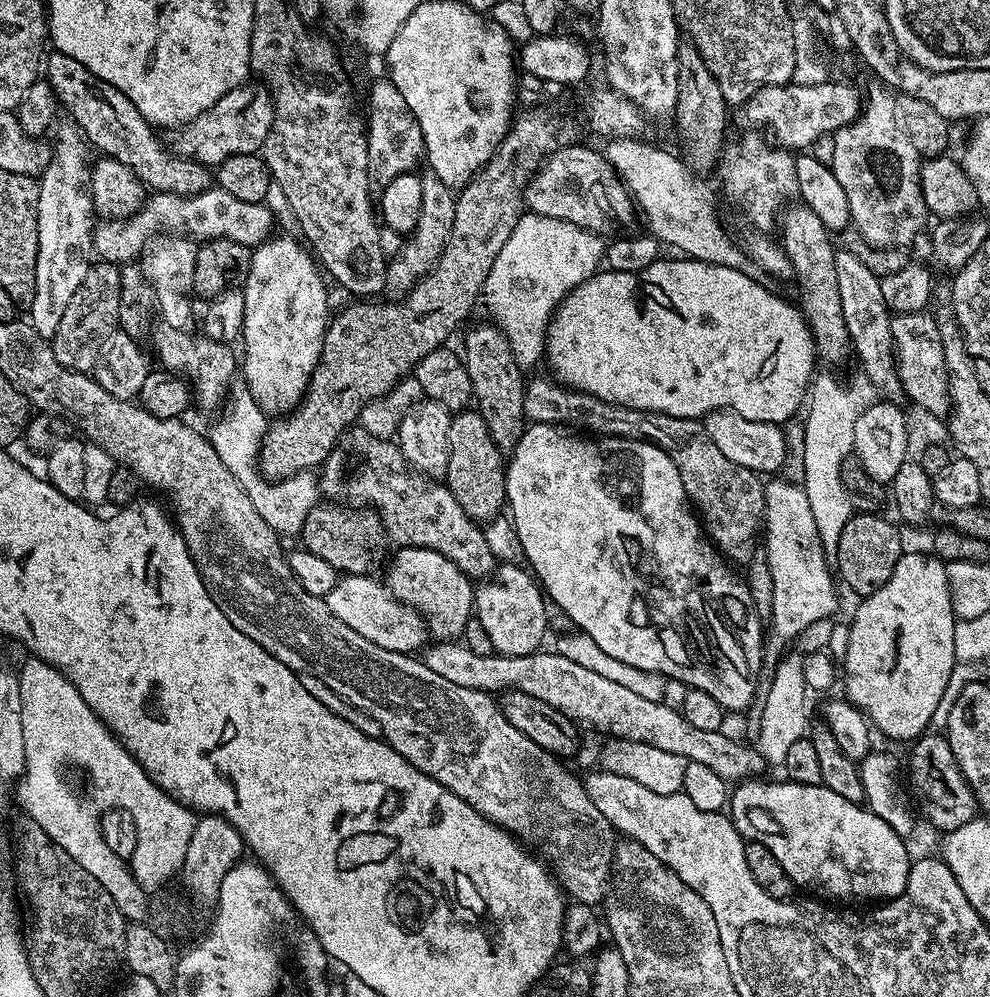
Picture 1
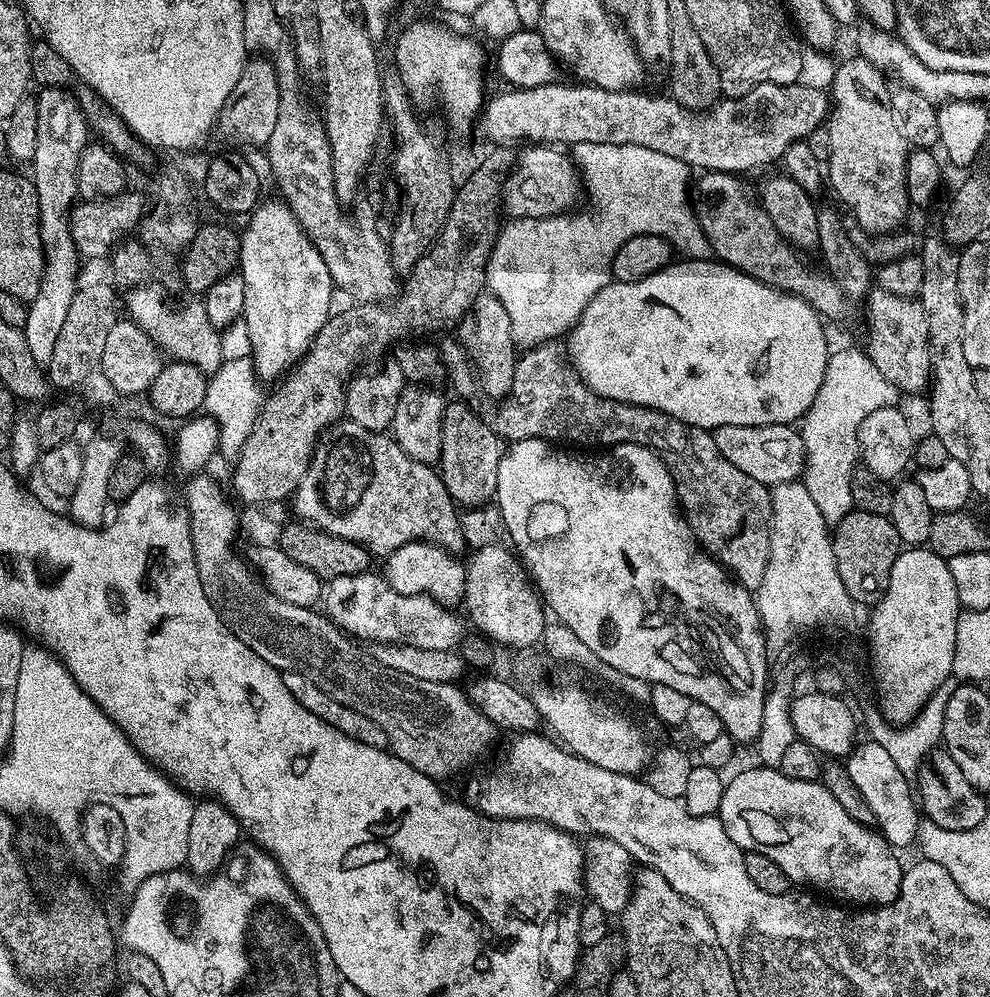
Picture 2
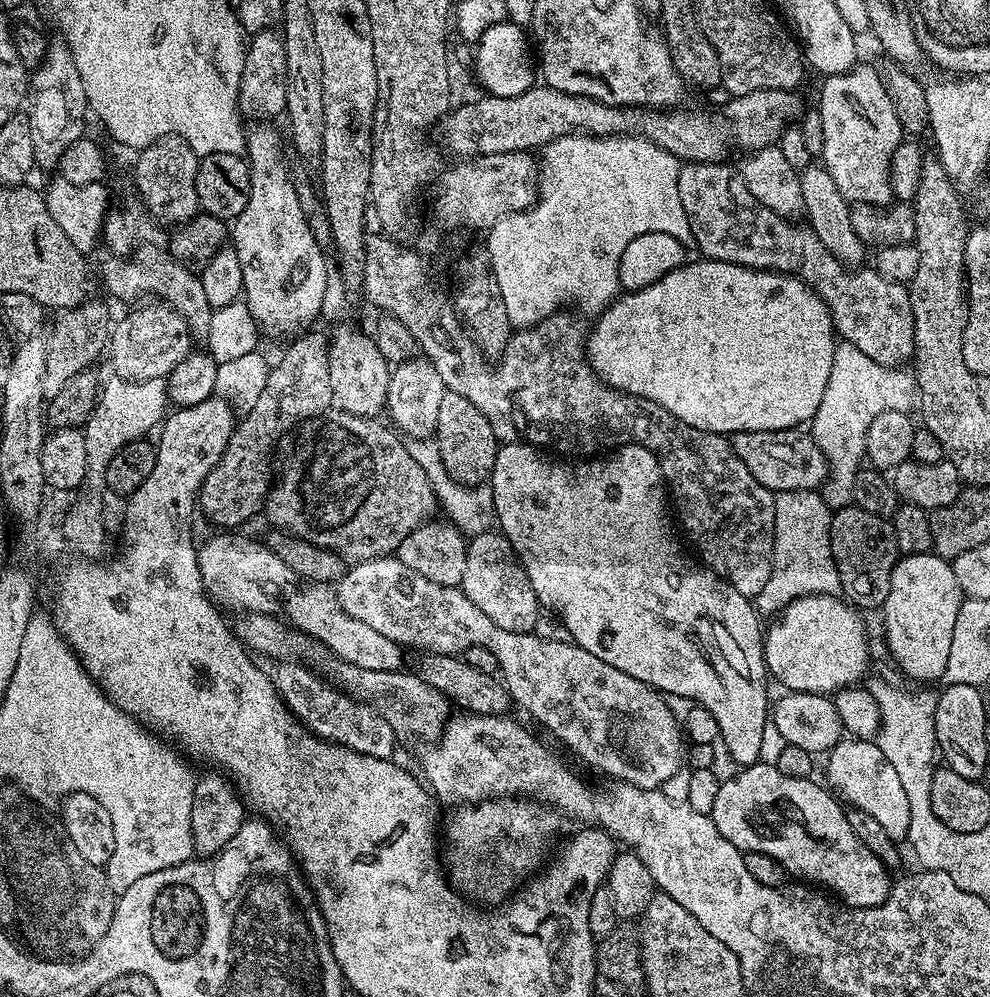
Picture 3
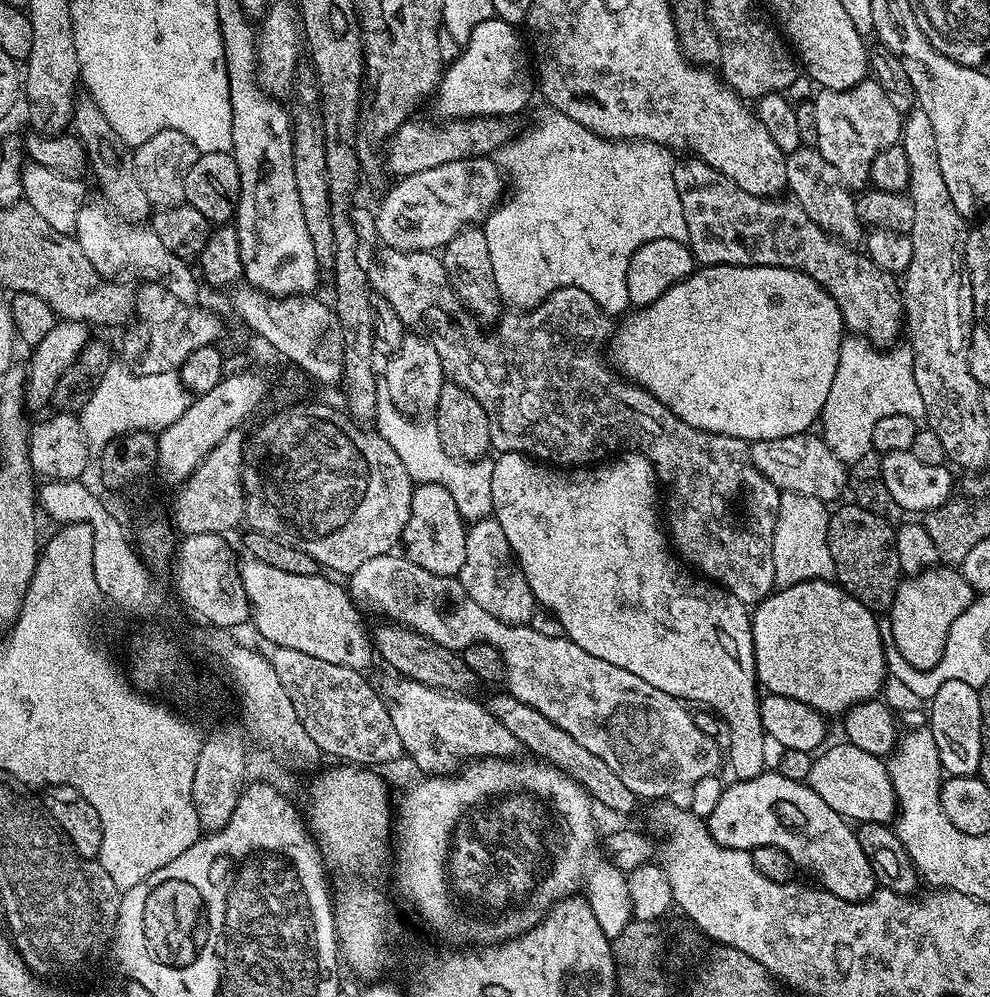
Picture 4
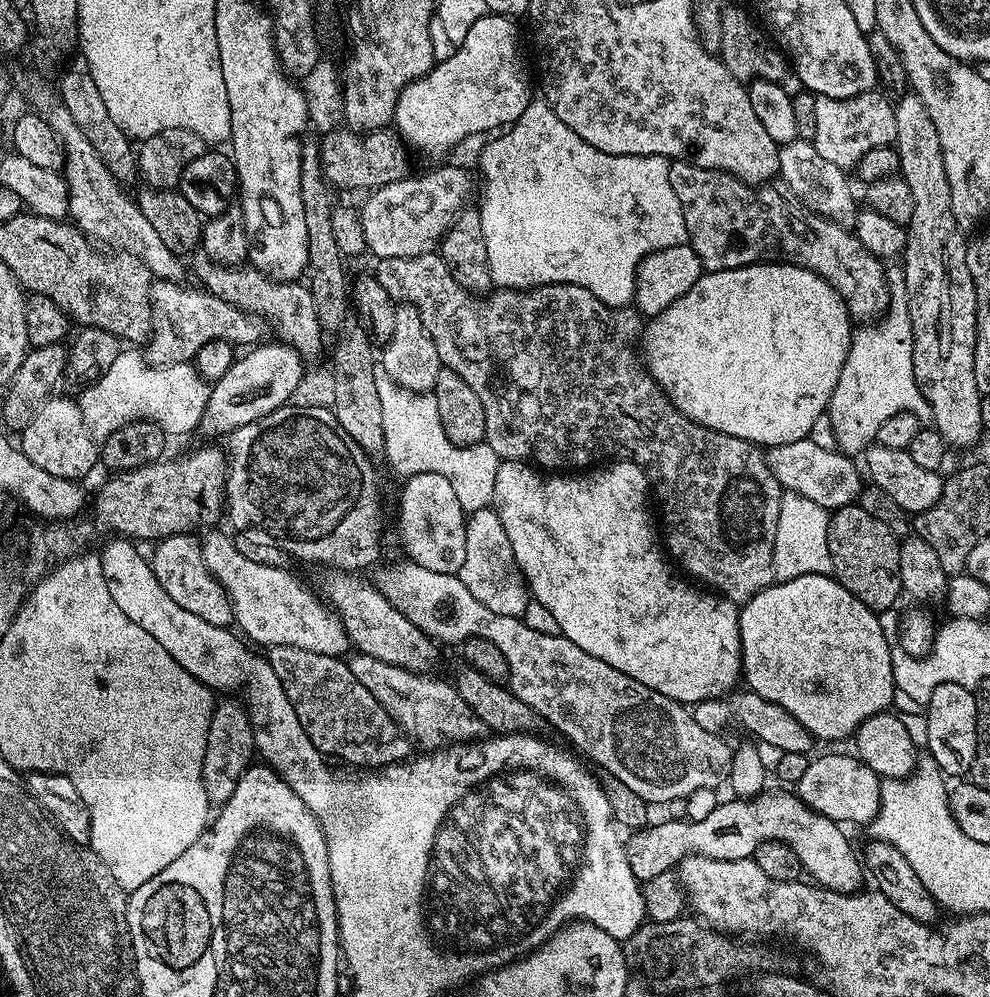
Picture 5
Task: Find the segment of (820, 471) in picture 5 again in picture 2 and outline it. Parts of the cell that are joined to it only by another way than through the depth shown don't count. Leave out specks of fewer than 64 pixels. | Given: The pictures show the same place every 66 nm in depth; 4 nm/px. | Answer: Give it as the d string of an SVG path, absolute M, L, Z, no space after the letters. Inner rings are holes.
M791 424L770 426L722 426L712 432L714 446L718 446L722 458L726 458L742 474L754 478L754 482L766 485L800 480L804 475L805 451L801 433Z

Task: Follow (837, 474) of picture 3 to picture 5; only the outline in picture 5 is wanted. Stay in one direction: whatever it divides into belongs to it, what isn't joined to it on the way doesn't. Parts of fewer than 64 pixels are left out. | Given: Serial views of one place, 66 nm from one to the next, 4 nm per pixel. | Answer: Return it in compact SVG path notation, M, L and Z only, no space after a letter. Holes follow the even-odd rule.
M900 266L892 267L887 269L892 301L878 322L865 323L853 331L852 345L846 354L842 374L838 374L838 386L834 386L834 394L828 403L826 415L834 426L835 447L845 454L863 453L875 441L878 426L899 412L914 414L921 425L932 424L930 402L926 402L914 378L912 323L904 270Z

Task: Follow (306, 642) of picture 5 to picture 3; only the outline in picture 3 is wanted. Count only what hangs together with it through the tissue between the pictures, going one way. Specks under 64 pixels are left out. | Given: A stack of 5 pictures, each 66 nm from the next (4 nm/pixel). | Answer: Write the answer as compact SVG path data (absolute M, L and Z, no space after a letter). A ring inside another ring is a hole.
M305 583L288 600L288 616L286 620L298 632L305 632L317 644L328 649L337 661L362 670L378 670L379 672L399 672L404 660L401 645L390 638L378 634L378 630L366 626L366 622L358 622L358 618L350 618L346 610L340 608L336 601L335 587L326 584Z

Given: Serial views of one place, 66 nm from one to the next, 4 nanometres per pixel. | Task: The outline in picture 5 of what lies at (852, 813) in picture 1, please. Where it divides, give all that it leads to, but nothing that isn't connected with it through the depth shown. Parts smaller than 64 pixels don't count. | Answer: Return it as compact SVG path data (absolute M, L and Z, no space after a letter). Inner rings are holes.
M732 802L736 804L717 803L706 818L680 819L680 828L684 828L684 840L700 828L700 821L708 824L708 832L712 832L712 844L716 844L716 832L724 832L724 860L747 860L755 857L756 848L762 842L777 840L786 842L794 854L798 854L798 862L805 873L808 872L819 887L829 888L835 892L854 892L866 880L866 872L862 867L861 857L852 849L845 830L839 823L824 817L822 813L808 808L801 802L794 804L756 804L760 802ZM732 844L732 848L728 848Z

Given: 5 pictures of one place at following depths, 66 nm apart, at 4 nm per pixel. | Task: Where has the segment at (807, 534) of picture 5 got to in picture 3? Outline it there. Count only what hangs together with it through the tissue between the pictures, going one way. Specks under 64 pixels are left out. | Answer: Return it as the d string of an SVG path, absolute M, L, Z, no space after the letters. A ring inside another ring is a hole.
M819 491L777 492L774 514L774 550L770 582L754 598L756 610L766 616L777 615L792 601L808 596L839 595L840 579L830 550L830 522L833 509Z

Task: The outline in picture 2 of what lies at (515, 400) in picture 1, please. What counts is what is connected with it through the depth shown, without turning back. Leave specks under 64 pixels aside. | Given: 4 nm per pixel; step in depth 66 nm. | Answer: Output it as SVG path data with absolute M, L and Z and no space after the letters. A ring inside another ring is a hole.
M490 290L481 291L474 298L467 316L459 321L459 328L458 339L472 362L479 391L495 398L507 396L514 386L518 349L510 330L510 314L506 314L506 306L502 306L502 302Z

